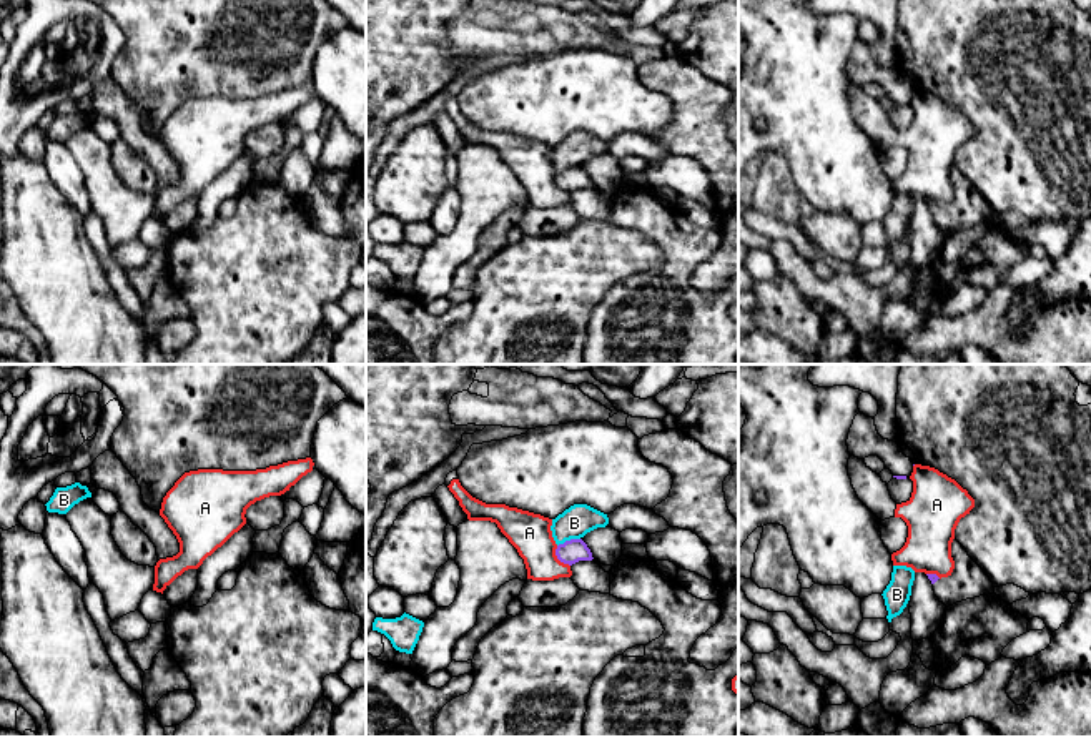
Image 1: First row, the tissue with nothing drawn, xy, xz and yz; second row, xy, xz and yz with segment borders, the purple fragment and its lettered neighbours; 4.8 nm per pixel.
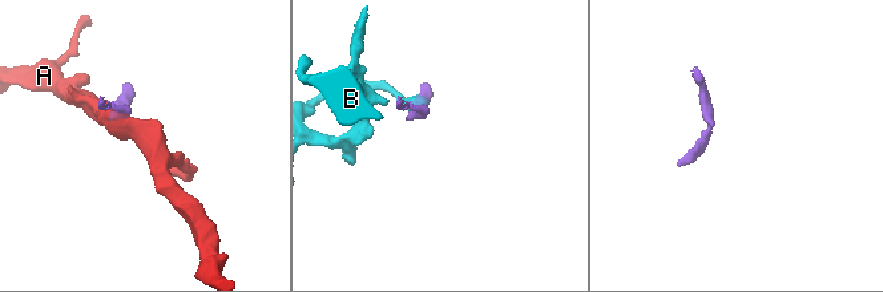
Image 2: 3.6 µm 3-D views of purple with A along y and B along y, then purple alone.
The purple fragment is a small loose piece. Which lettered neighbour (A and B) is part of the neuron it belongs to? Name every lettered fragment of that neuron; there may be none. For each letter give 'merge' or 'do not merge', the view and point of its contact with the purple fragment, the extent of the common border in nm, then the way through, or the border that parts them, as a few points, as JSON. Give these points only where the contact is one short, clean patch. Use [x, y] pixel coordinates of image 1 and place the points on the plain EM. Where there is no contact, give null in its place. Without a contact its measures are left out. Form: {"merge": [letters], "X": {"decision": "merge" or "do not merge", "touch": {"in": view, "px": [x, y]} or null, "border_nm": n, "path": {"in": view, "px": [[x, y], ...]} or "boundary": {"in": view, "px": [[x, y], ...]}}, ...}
{"merge": [], "A": {"decision": "do not merge", "touch": {"in": "xz", "px": [557, 185]}, "border_nm": 120}, "B": {"decision": "do not merge", "touch": {"in": "xz", "px": [567, 168]}, "border_nm": 120, "boundary": {"in": "xz", "px": [[579, 165], [571, 165], [557, 173]]}}}

